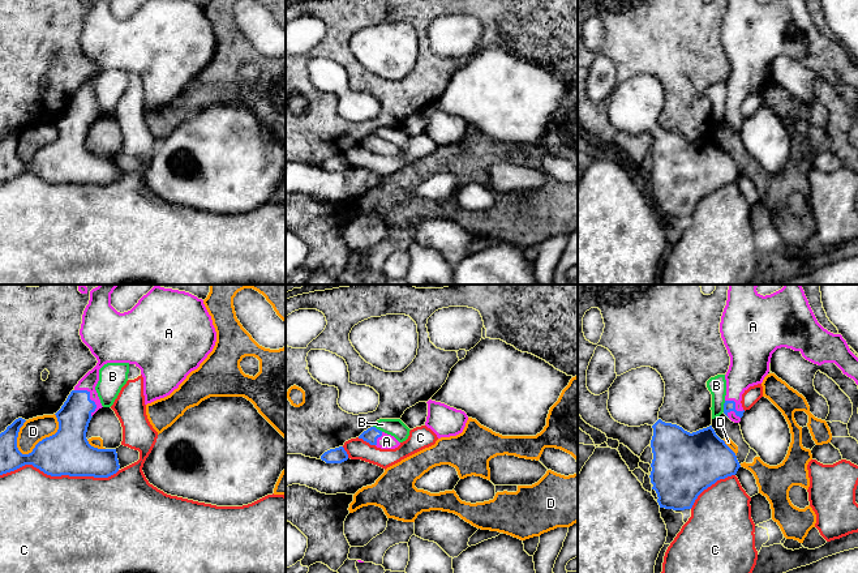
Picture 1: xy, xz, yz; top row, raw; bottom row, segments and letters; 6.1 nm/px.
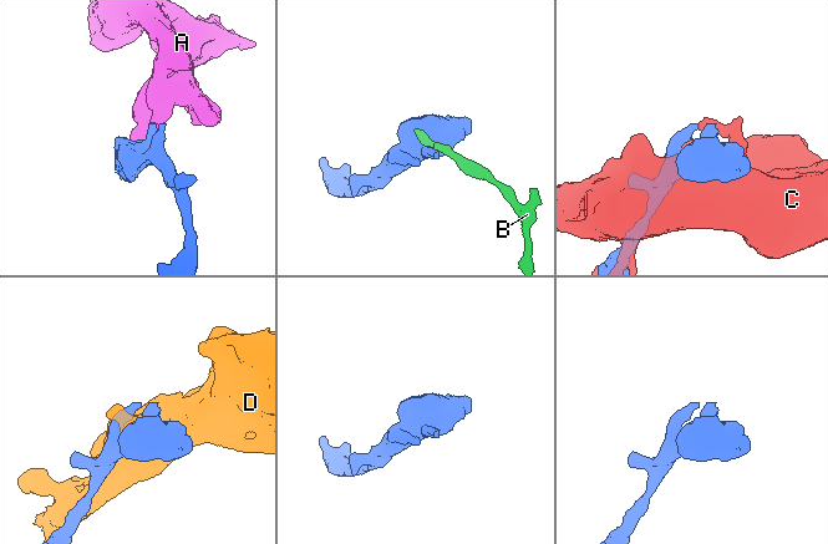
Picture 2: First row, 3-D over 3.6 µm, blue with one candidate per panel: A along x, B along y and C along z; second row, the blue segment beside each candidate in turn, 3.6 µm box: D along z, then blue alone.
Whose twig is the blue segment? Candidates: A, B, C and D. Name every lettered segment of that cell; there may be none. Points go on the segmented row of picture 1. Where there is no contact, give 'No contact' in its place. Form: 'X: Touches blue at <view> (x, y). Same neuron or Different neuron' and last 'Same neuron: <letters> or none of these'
A: Touches blue at yz (734, 406). Same neuron
B: Touches blue at yz (724, 406). Different neuron
C: Touches blue at xy (59, 475). Different neuron
D: Touches blue at xy (47, 437). Different neuron
Same neuron: A

